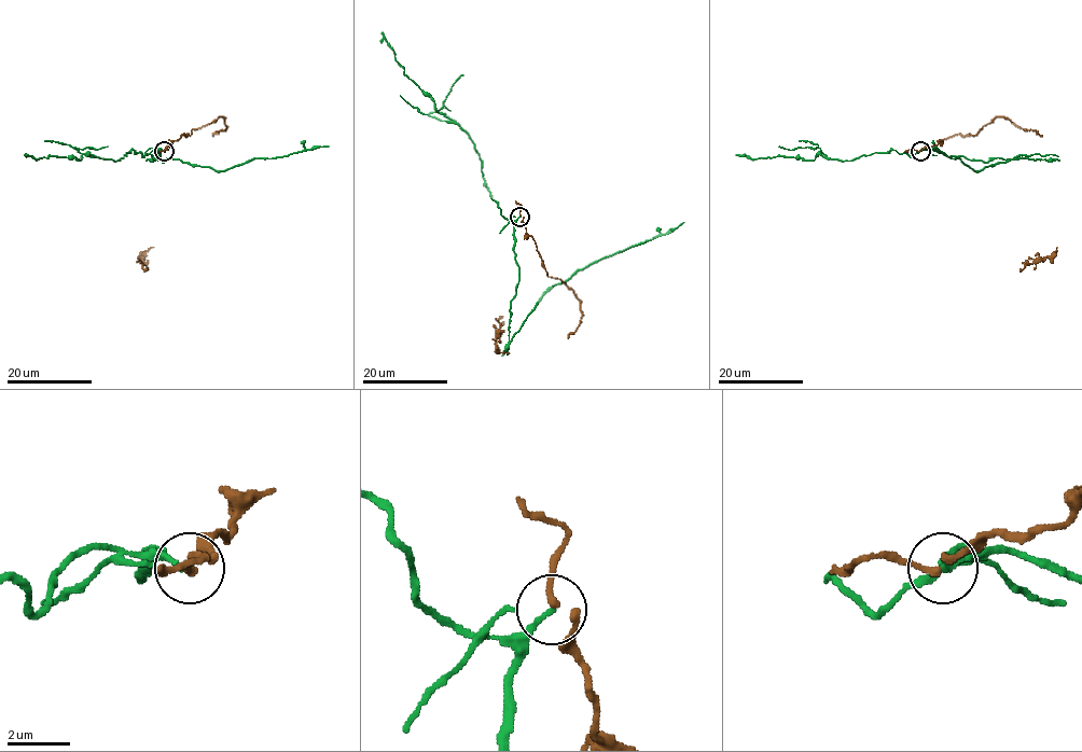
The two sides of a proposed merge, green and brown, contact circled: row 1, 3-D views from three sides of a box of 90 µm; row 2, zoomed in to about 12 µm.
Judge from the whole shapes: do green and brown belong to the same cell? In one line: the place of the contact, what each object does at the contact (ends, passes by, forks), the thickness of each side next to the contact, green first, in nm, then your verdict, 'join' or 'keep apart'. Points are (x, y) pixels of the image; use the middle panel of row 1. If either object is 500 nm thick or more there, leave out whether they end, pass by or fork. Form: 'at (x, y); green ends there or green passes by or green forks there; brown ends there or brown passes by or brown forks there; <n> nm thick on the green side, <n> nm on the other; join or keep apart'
at (519, 217); green ends there; brown passes by; 180 nm thick on the green side, 180 nm on the other; keep apart

